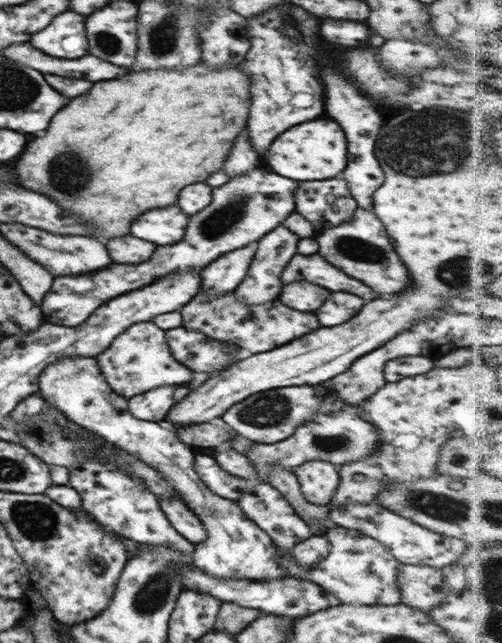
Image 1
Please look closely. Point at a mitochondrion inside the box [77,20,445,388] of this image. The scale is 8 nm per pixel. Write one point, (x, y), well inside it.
(211, 230)

